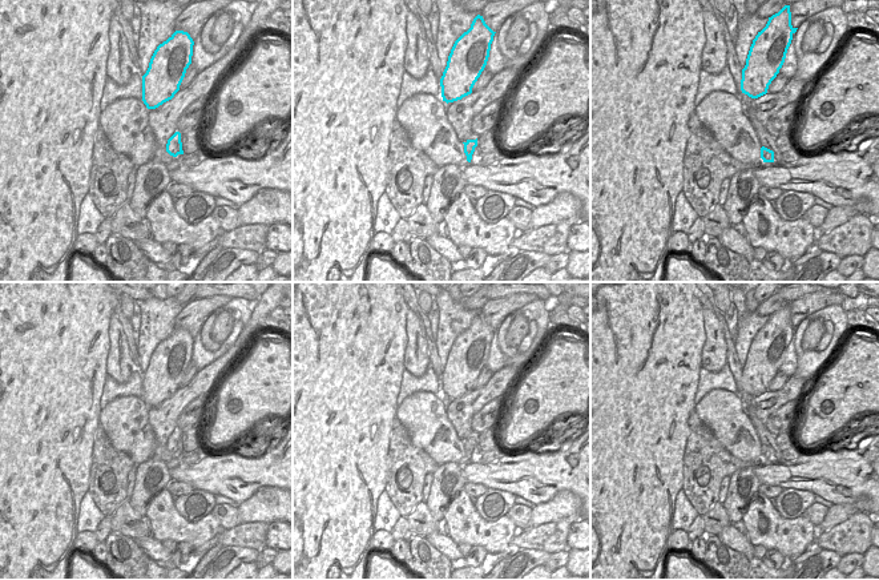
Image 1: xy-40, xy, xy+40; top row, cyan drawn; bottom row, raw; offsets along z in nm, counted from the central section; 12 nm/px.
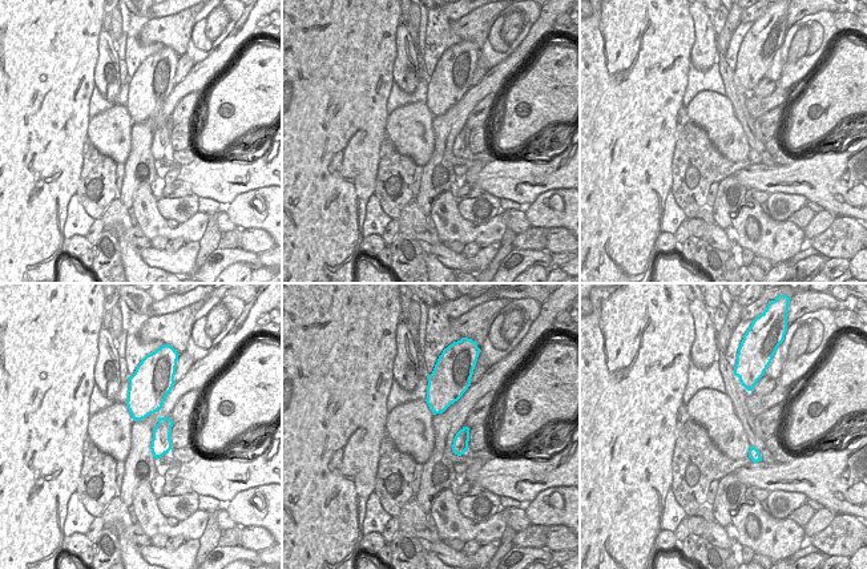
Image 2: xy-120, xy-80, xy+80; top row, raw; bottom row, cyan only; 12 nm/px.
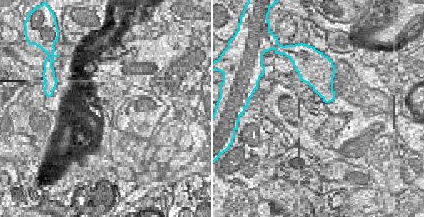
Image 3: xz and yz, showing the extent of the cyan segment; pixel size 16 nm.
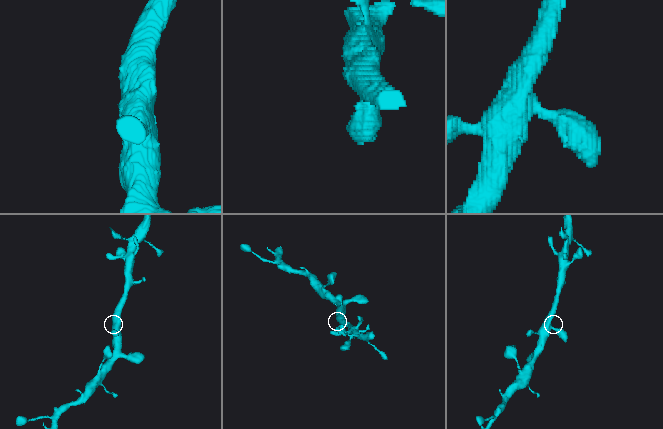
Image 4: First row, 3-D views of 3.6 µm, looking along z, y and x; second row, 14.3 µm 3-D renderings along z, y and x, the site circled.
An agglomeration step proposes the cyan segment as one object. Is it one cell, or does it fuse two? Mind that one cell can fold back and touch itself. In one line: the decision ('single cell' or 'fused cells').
single cell

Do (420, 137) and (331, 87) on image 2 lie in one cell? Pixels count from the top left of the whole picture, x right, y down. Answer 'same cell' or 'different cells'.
different cells

